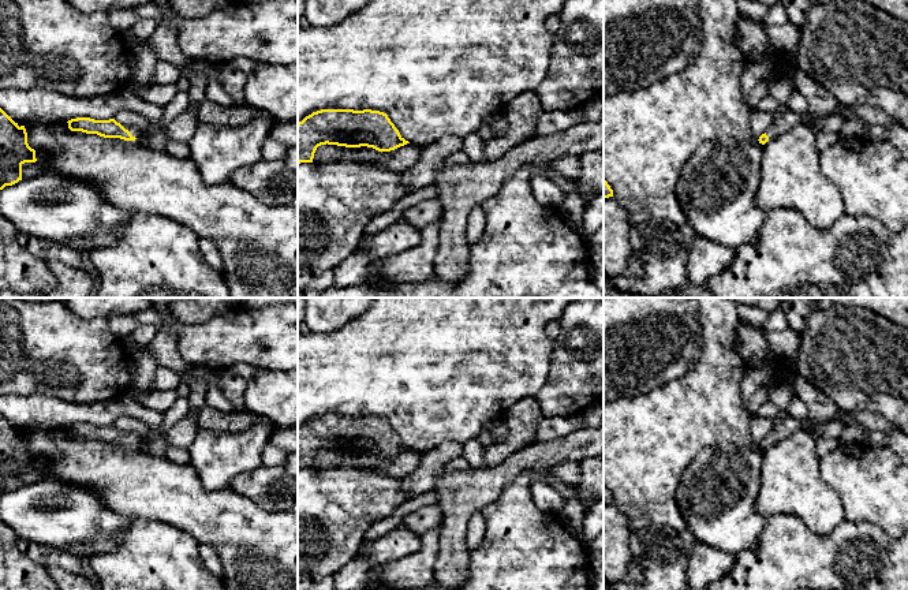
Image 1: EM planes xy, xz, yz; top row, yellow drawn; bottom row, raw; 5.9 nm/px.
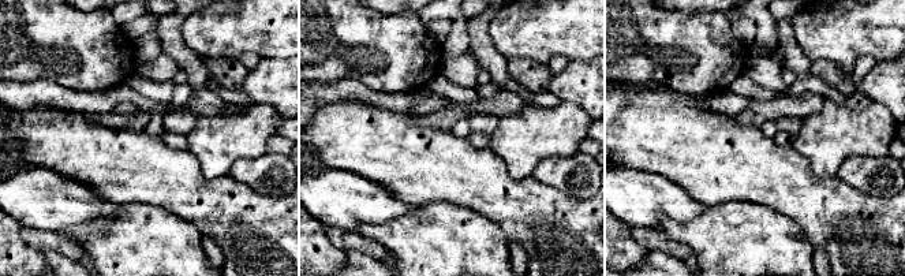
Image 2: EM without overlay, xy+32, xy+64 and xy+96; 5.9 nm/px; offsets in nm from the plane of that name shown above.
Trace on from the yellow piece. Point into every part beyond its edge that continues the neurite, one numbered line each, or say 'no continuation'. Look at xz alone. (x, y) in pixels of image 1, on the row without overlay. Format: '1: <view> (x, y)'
no continuation

